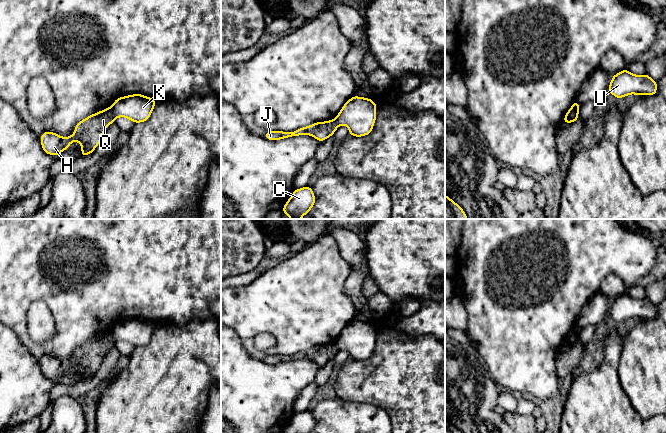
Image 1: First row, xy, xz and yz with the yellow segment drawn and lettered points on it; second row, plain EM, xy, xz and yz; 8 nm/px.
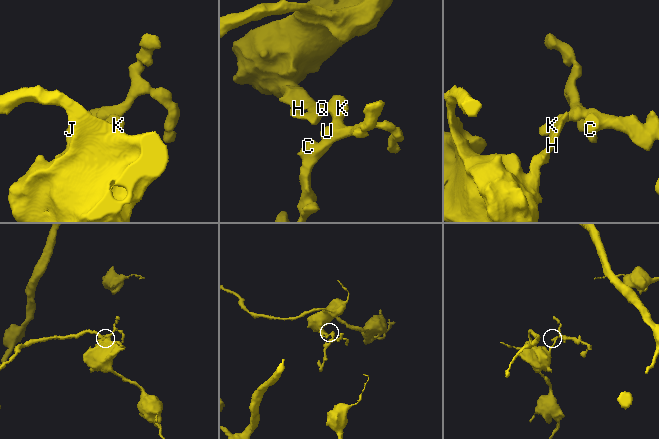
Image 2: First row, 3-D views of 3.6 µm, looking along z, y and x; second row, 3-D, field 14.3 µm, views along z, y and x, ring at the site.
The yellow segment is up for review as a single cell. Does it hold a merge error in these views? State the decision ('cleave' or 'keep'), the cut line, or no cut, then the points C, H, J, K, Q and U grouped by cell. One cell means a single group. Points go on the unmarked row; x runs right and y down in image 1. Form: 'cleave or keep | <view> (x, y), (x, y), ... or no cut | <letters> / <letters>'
cleave | yz (579, 328), (568, 346) | C K U / H J Q

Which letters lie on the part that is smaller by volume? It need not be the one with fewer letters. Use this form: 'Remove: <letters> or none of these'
Remove: C, K, U

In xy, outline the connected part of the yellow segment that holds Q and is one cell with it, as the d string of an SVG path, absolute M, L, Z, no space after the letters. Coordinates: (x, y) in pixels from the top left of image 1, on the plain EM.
M107 331L95 338L89 339L76 348L74 357L69 361L45 355L40 361L43 375L52 380L58 380L75 365L81 368L81 381L91 378L99 369L106 352L115 346L112 331Z

